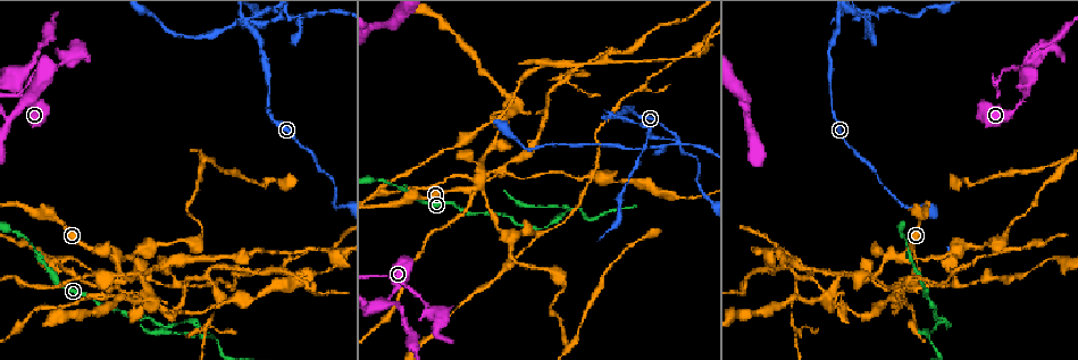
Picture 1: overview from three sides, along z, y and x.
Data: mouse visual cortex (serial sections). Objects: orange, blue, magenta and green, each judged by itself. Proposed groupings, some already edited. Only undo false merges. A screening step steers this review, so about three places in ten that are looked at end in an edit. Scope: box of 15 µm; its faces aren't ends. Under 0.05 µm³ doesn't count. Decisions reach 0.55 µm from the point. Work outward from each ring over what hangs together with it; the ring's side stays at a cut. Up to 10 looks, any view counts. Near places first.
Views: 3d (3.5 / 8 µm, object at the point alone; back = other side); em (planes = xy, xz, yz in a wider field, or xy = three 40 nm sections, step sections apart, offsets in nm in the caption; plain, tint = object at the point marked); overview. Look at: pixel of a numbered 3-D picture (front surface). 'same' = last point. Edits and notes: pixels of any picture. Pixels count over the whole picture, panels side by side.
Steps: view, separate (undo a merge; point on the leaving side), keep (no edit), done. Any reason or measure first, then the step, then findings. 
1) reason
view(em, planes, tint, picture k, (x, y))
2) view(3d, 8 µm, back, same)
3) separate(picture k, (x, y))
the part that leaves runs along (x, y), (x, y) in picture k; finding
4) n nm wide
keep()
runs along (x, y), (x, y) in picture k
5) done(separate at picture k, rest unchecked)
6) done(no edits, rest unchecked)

thick turns thin
view(3d, 3.5 µm, back, picture 1, (884, 253))

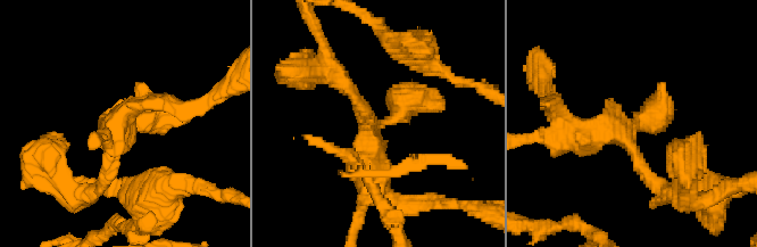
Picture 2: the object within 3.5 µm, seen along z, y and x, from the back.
view(em, planes, tint, picture 2, (388, 122))

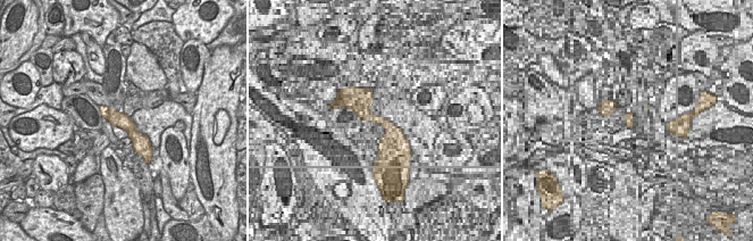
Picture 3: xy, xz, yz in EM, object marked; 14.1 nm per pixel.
220 nm wide
keep()
runs along (103, 109), (120, 119), (142, 148) in picture 3; one cell here

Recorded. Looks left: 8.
four arms meet
view(3d, 3.5 µm, picture 1, (502, 118))

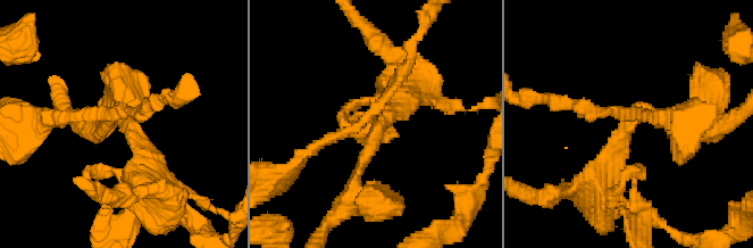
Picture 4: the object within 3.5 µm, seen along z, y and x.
4 arms; arms of 150, 200, 200, 300 nm; shape alone is not enough
view(em, xy, step 3, tint, picture 4, (377, 123))

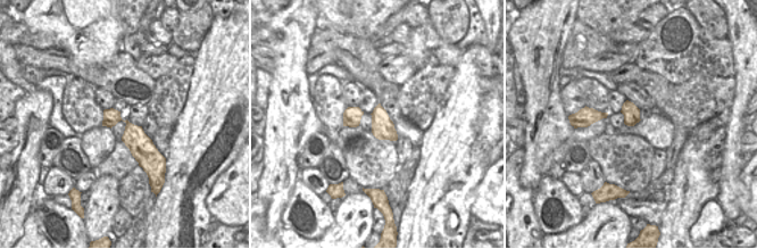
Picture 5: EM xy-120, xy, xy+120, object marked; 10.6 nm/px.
separate(picture 4, (635, 221))
the part that leaves runs along (624, 116), (534, 96) in picture 4; two cells meet here

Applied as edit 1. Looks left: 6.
see it whole again
view(overview)

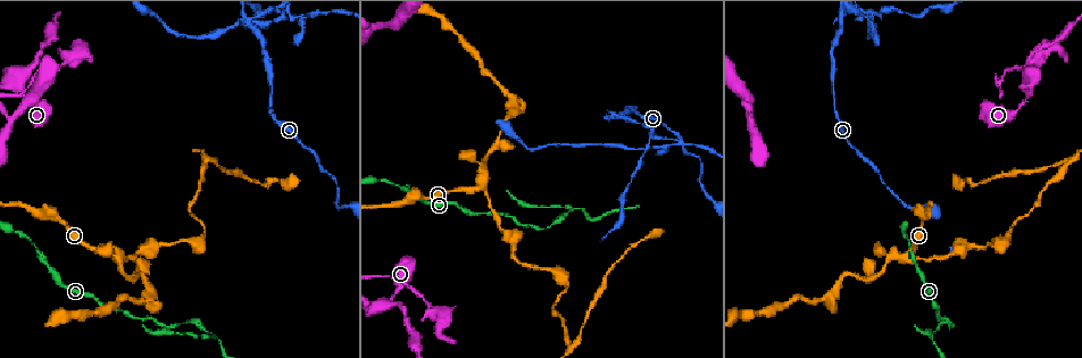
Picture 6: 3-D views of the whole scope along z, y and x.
three-way junction
view(3d, 8 µm, back, picture 6, (209, 333))

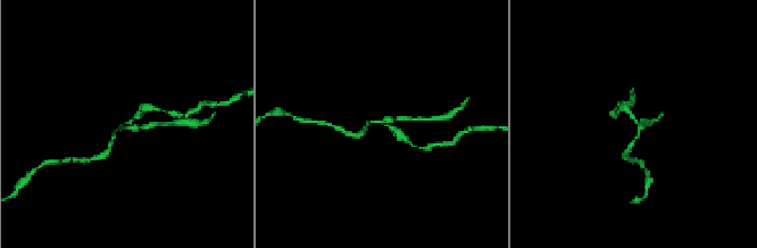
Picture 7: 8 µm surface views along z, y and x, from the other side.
3 arms; arms of 100, 150, 200 nm; shape alone is not enough
view(em, planes, tint, picture 7, (131, 123))

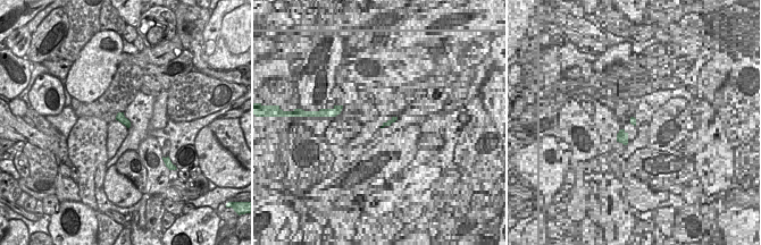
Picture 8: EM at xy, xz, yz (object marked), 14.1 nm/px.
separate(picture 7, (144, 126))
the part that leaves runs along (127, 126), (176, 122) in picture 7; two cells meet here

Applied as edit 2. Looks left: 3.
sudden change in width
view(em, xy, step 1, tint, picture 6, (137, 252))

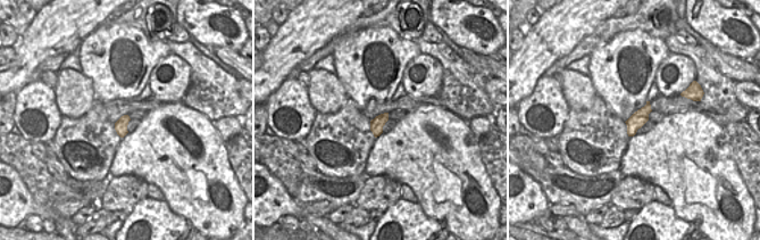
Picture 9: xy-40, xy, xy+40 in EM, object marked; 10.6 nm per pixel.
view(3d, 3.5 µm, same)

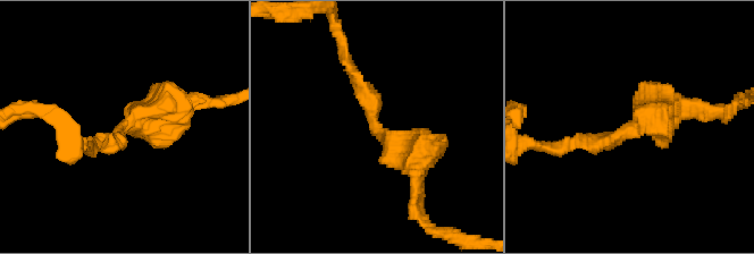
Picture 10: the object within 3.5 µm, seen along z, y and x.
arms of 150, 400 nm
keep()
runs along (349, 70), (415, 187) in picture 10; continuous, no second cell

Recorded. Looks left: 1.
done(separate at picture 4, separate at picture 7, rest unchecked)

